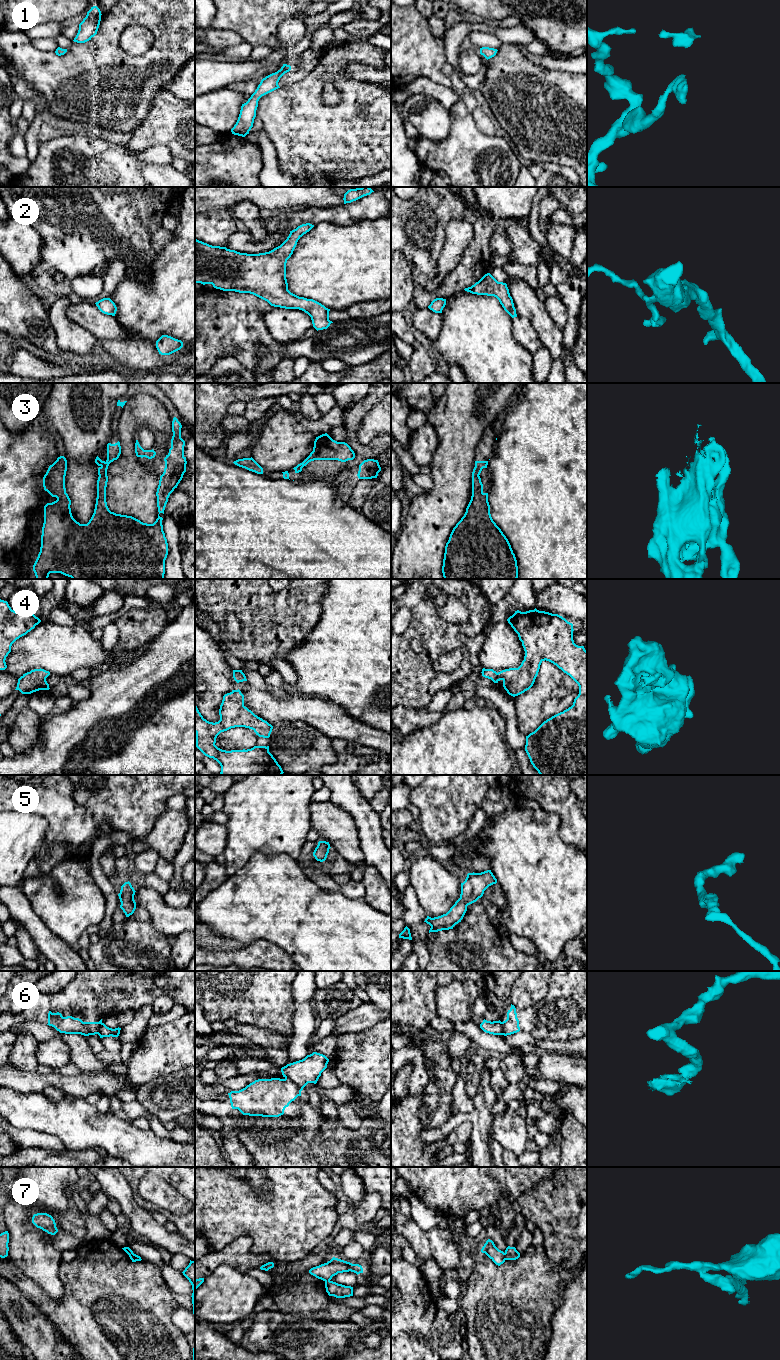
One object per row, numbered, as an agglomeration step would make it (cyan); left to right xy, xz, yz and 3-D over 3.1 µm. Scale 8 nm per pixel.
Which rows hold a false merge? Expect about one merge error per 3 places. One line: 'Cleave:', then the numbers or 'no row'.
Cleave: 6, 7

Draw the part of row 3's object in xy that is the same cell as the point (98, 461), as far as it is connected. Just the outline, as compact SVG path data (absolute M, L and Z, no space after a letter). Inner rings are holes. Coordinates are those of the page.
M174 417L171 448L164 458L165 468L156 492L159 514L164 514L170 494L177 488L186 472L185 441L181 438L181 428L181 423ZM118 441L115 444L107 444L106 461L102 461L98 456L95 459L95 463L99 466L97 498L94 513L87 524L77 522L71 513L71 500L65 488L66 458L60 456L49 466L43 477L43 487L57 500L44 506L41 547L33 565L36 579L48 579L50 573L61 573L72 579L164 579L168 543L163 531L163 518L158 514L153 524L147 524L132 516L111 512L107 506L107 469L120 454L121 446Z

